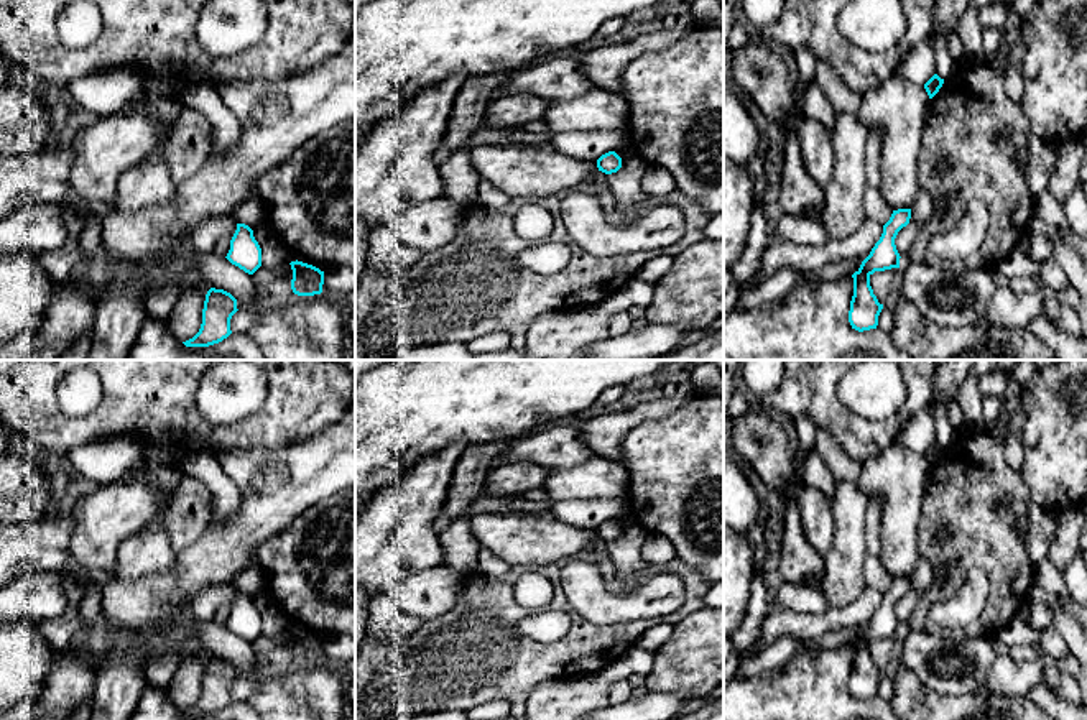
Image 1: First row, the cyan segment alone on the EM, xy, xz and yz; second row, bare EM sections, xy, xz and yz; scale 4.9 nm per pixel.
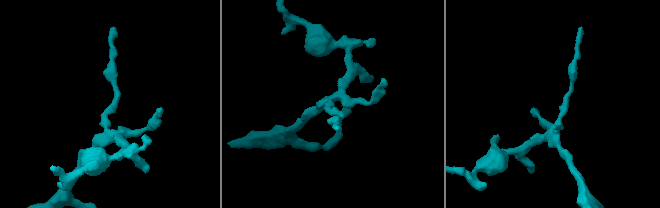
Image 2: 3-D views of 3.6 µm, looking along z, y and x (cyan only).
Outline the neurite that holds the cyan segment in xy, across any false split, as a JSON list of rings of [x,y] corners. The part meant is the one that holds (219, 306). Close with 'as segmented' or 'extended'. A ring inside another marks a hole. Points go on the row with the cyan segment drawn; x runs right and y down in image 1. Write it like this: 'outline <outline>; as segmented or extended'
outline [[[210,288],[204,301],[201,329],[183,344],[186,347],[209,347],[222,342],[232,334],[230,319],[237,311],[237,299],[230,293]]]; as segmented

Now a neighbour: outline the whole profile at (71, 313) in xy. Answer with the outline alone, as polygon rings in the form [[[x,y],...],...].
[[[81,281],[61,284],[38,334],[18,334],[0,345],[0,360],[58,360],[82,334],[94,329],[97,304]]]

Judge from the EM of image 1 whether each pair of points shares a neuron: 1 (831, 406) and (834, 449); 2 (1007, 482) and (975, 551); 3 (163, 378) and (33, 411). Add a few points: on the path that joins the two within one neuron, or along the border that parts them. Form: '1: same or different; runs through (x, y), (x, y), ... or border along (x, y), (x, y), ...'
1: different; border along (818, 426), (824, 428), (859, 464)
2: same; runs through (990, 498), (980, 508), (980, 535)
3: same; runs through (130, 406), (97, 426), (66, 426)

